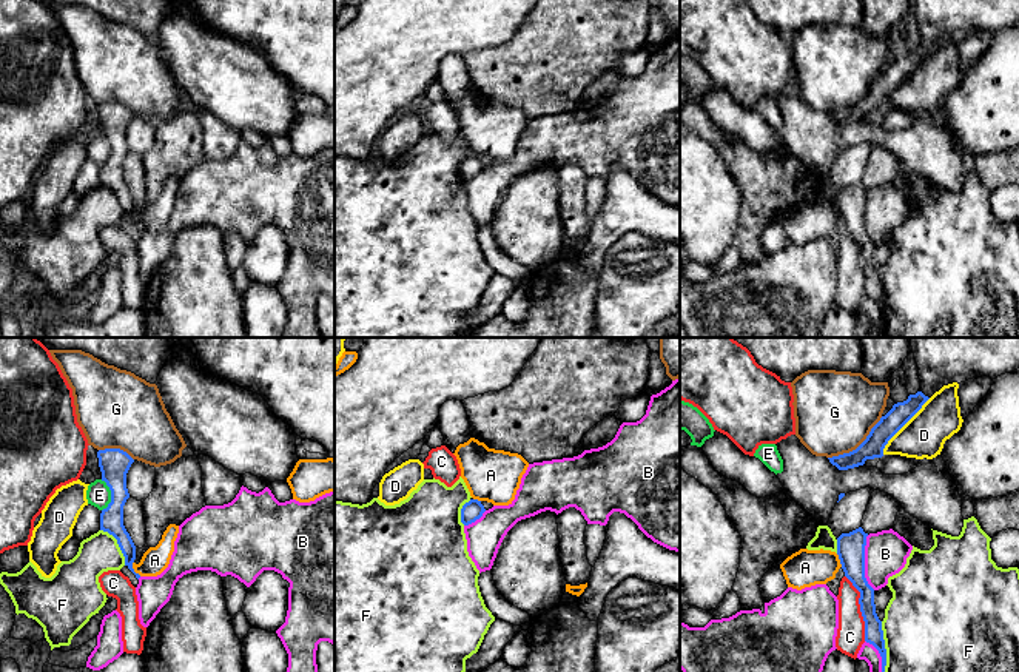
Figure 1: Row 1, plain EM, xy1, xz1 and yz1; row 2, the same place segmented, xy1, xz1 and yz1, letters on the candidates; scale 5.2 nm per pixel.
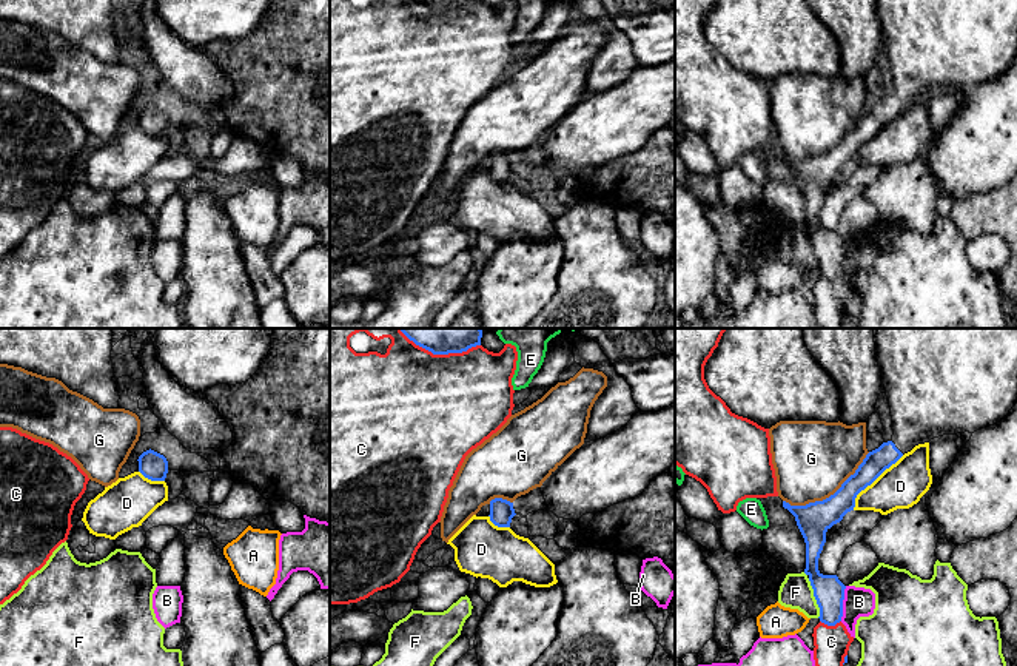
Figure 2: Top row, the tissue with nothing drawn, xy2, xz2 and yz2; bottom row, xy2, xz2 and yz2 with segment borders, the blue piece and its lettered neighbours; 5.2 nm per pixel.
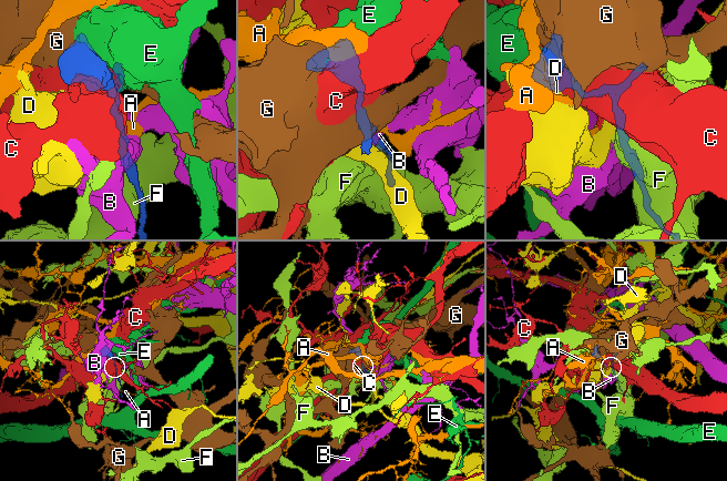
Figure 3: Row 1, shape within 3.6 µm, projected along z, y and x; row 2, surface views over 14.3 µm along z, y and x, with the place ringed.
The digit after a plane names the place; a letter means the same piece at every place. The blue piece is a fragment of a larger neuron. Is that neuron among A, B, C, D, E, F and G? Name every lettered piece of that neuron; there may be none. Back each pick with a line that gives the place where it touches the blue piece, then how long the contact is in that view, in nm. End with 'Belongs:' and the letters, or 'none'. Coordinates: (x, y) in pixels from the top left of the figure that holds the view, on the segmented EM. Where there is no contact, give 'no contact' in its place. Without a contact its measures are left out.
Belongs: none

